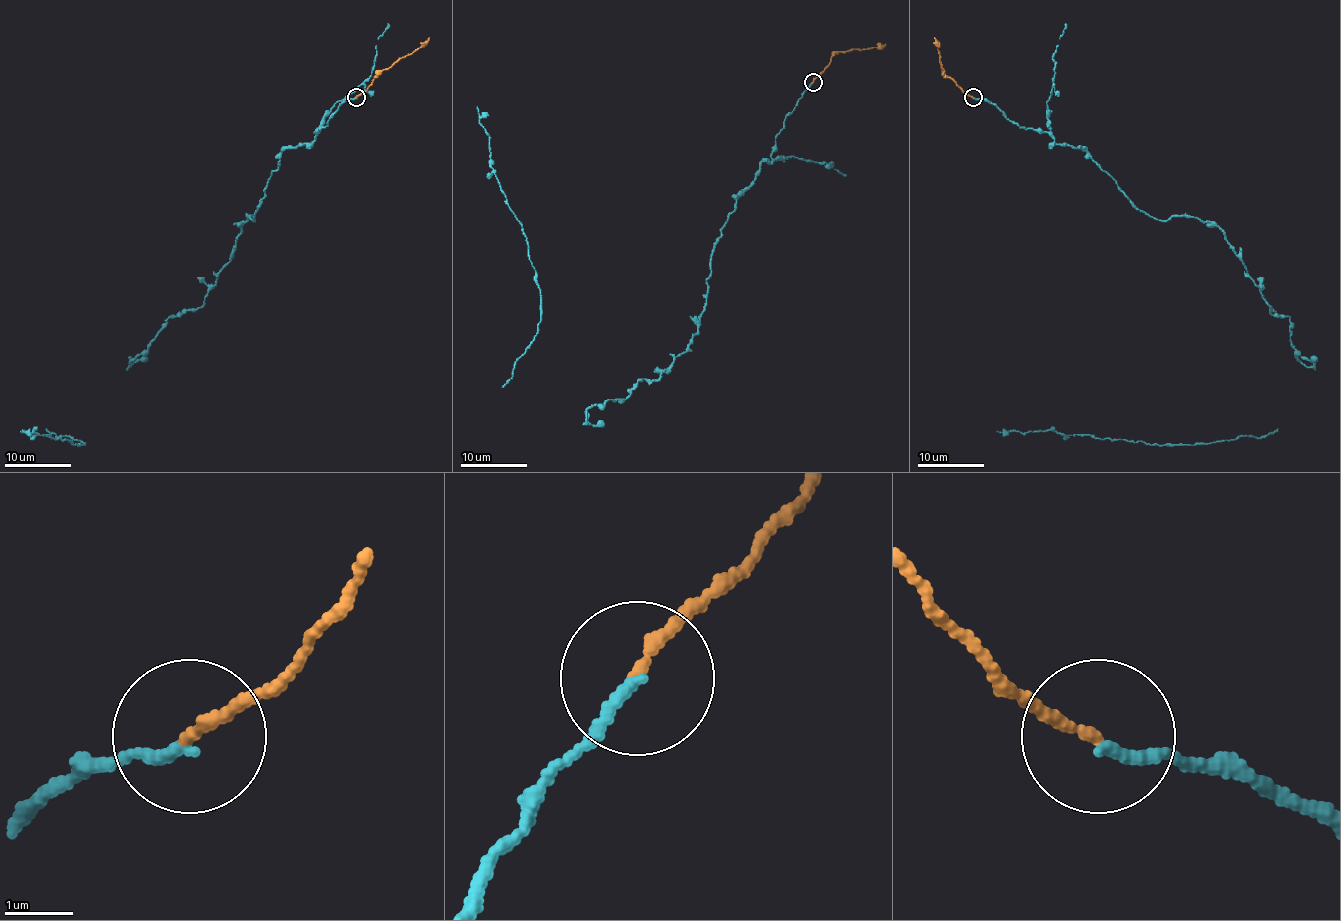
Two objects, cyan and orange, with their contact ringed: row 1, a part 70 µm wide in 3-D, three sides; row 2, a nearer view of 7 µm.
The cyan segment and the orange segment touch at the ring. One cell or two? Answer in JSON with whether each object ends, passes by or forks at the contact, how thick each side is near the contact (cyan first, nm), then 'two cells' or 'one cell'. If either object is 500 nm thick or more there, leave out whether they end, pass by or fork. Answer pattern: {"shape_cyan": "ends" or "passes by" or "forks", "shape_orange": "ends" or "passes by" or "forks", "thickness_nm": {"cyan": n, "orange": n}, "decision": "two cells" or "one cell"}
{"shape_cyan": "ends", "shape_orange": "ends", "thickness_nm": {"cyan": 150, "orange": 160}, "decision": "one cell"}

